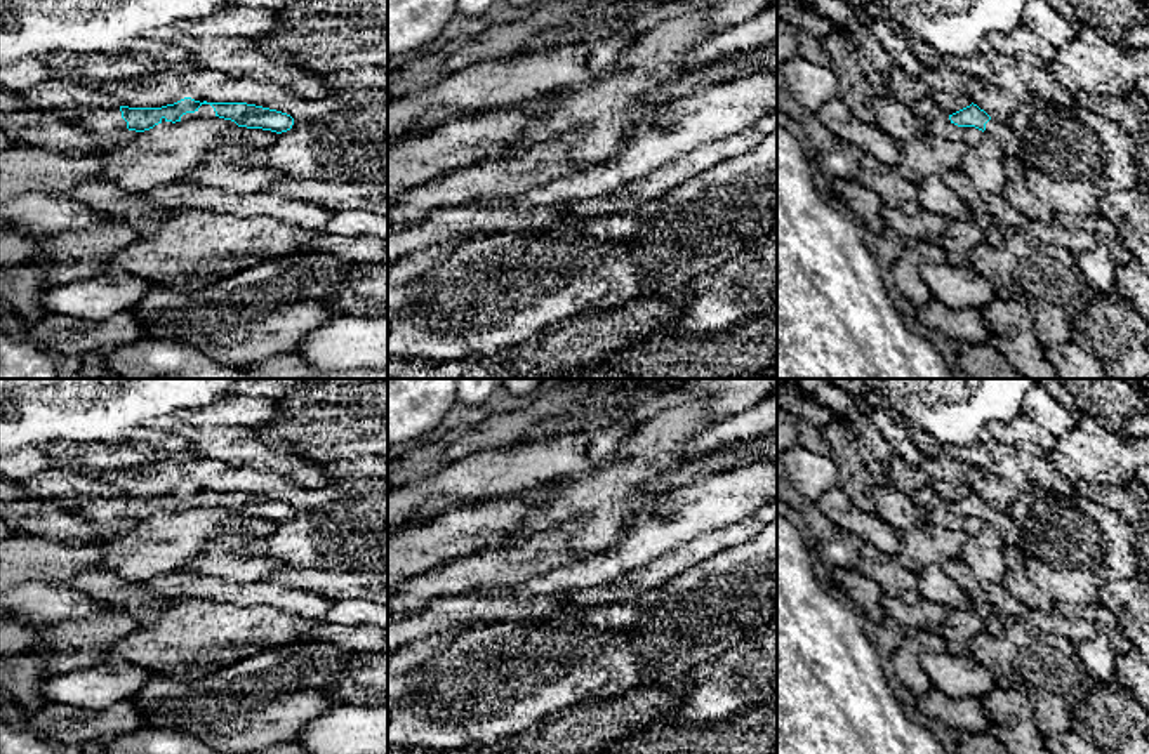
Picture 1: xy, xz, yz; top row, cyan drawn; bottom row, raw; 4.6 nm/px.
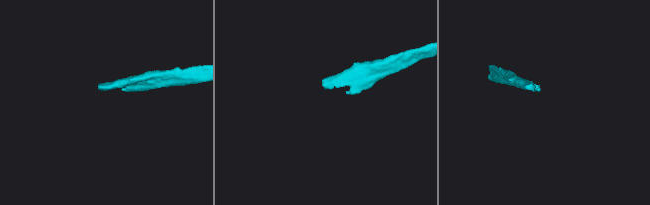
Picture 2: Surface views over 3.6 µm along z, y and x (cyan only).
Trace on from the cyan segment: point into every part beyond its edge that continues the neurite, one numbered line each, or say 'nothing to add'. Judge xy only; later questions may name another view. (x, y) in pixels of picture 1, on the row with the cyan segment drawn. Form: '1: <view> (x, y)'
1: xy (205, 110)

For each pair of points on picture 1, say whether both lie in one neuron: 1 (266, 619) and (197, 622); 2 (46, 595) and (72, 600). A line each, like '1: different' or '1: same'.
1: same
2: same

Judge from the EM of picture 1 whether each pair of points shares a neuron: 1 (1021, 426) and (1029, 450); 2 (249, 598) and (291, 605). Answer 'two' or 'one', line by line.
1: two
2: one

